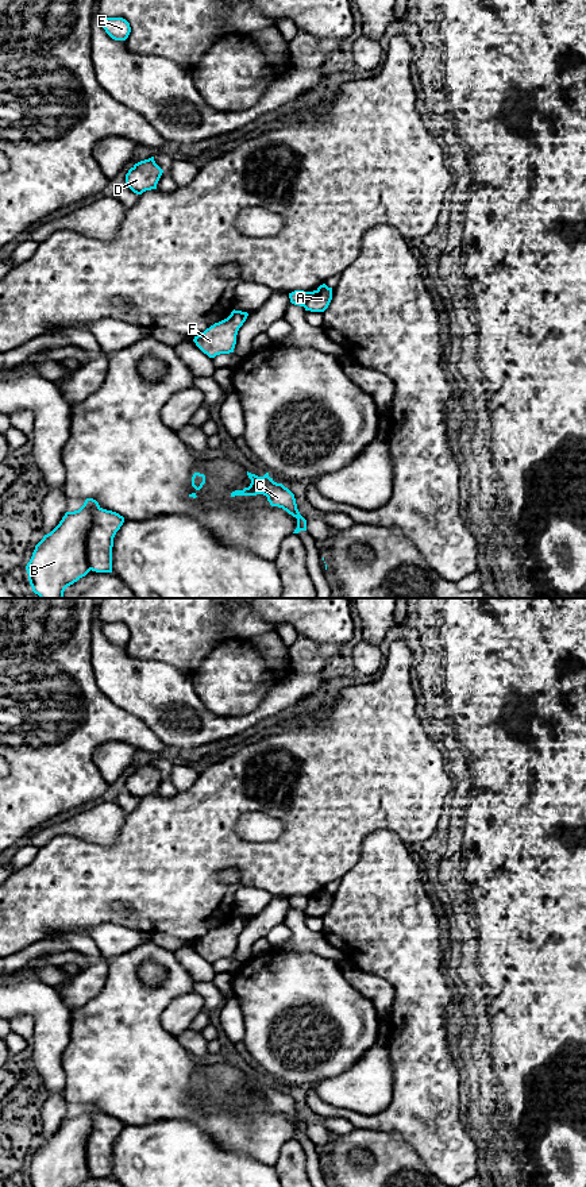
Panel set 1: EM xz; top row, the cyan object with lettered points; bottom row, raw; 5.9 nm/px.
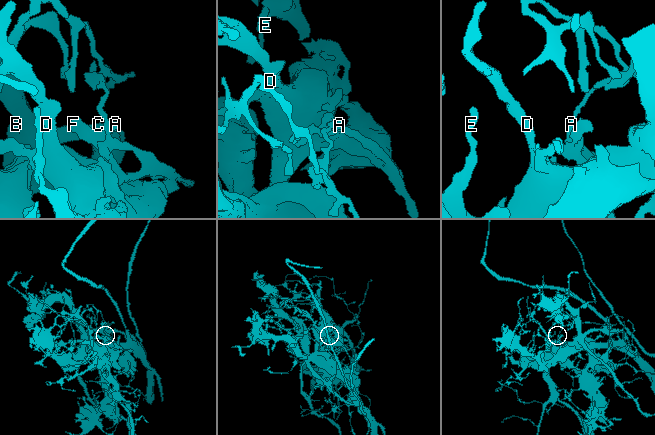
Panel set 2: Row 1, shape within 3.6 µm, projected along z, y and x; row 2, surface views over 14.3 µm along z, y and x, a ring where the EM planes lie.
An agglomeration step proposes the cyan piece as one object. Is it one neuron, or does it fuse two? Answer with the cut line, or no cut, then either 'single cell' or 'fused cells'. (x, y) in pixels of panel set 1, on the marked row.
xz (99, 507), (92, 511), (85, 539), (91, 569) | fused cells

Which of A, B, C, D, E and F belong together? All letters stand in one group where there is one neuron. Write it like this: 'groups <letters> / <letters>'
groups A D E F / B C

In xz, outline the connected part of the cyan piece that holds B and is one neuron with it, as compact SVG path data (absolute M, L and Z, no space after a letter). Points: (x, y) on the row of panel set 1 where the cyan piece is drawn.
M86 498L78 510L66 512L59 524L35 546L26 570L32 591L41 598L63 598L65 589L90 571L85 539L92 527L92 510L96 508L100 508L99 502Z

